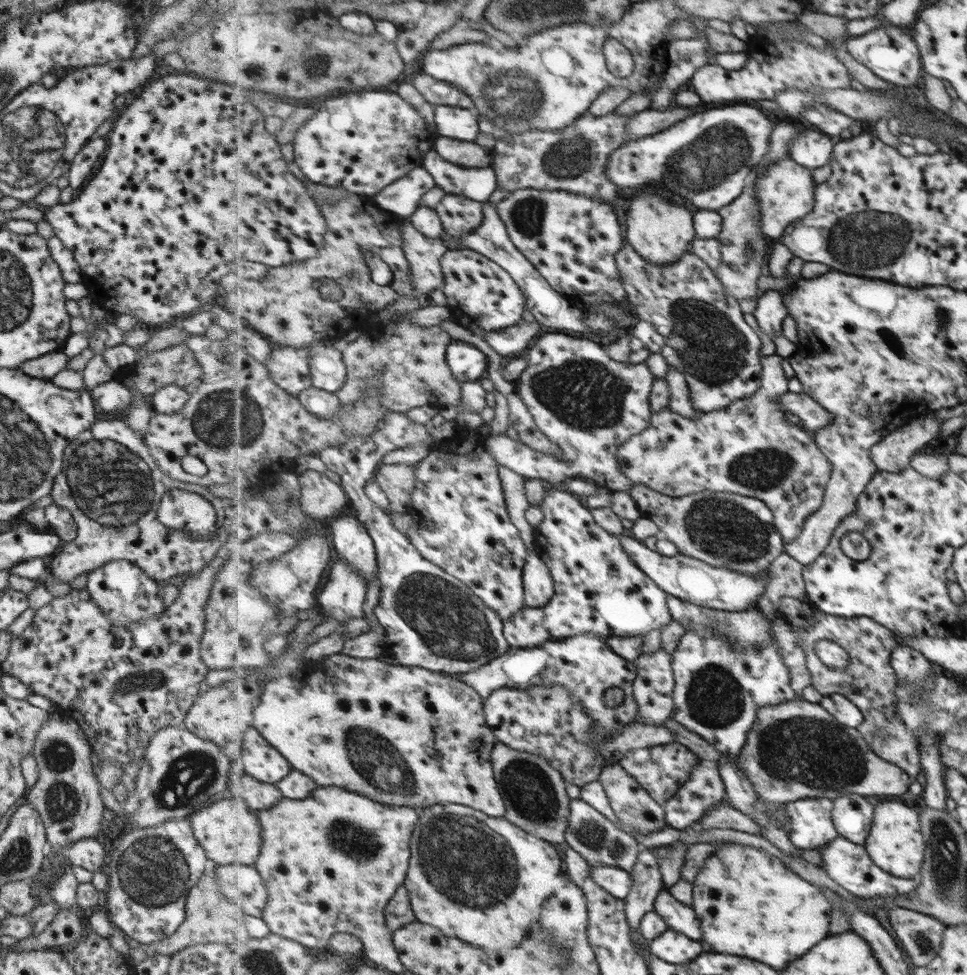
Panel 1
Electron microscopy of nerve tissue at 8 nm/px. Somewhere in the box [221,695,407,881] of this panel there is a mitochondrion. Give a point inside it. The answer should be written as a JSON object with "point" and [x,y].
{"point":[340,836]}

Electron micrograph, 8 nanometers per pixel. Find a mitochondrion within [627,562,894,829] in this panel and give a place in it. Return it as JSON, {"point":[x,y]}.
{"point":[810,751]}

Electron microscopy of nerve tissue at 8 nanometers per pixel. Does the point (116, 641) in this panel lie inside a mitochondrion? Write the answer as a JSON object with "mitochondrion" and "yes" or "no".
{"mitochondrion":"no"}

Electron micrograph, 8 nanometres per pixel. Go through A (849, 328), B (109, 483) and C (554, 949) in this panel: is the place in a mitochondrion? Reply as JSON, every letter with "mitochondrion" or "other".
{"A":"other","B":"mitochondrion","C":"mitochondrion"}

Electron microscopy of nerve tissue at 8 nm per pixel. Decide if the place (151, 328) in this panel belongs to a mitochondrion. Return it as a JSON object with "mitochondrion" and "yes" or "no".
{"mitochondrion":"no"}

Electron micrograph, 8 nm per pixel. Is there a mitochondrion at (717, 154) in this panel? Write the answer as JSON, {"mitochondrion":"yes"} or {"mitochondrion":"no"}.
{"mitochondrion":"yes"}

